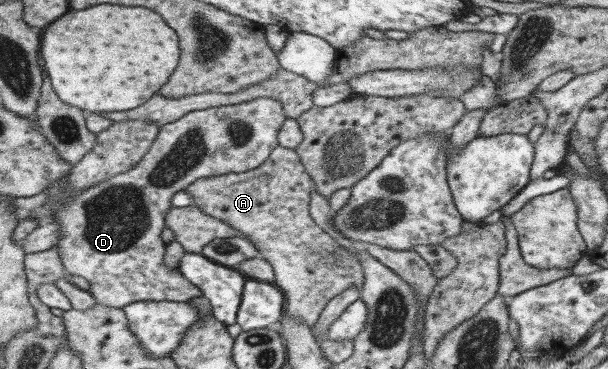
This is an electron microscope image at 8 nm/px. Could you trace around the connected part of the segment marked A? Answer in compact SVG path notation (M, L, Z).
M277 145L259 166L238 173L227 173L214 177L197 178L183 188L191 197L191 204L201 212L217 218L246 236L263 260L271 267L274 279L271 281L284 294L284 312L287 317L299 320L309 329L321 315L327 302L351 285L363 288L363 276L356 258L334 243L309 216L309 194L311 178L293 149Z

